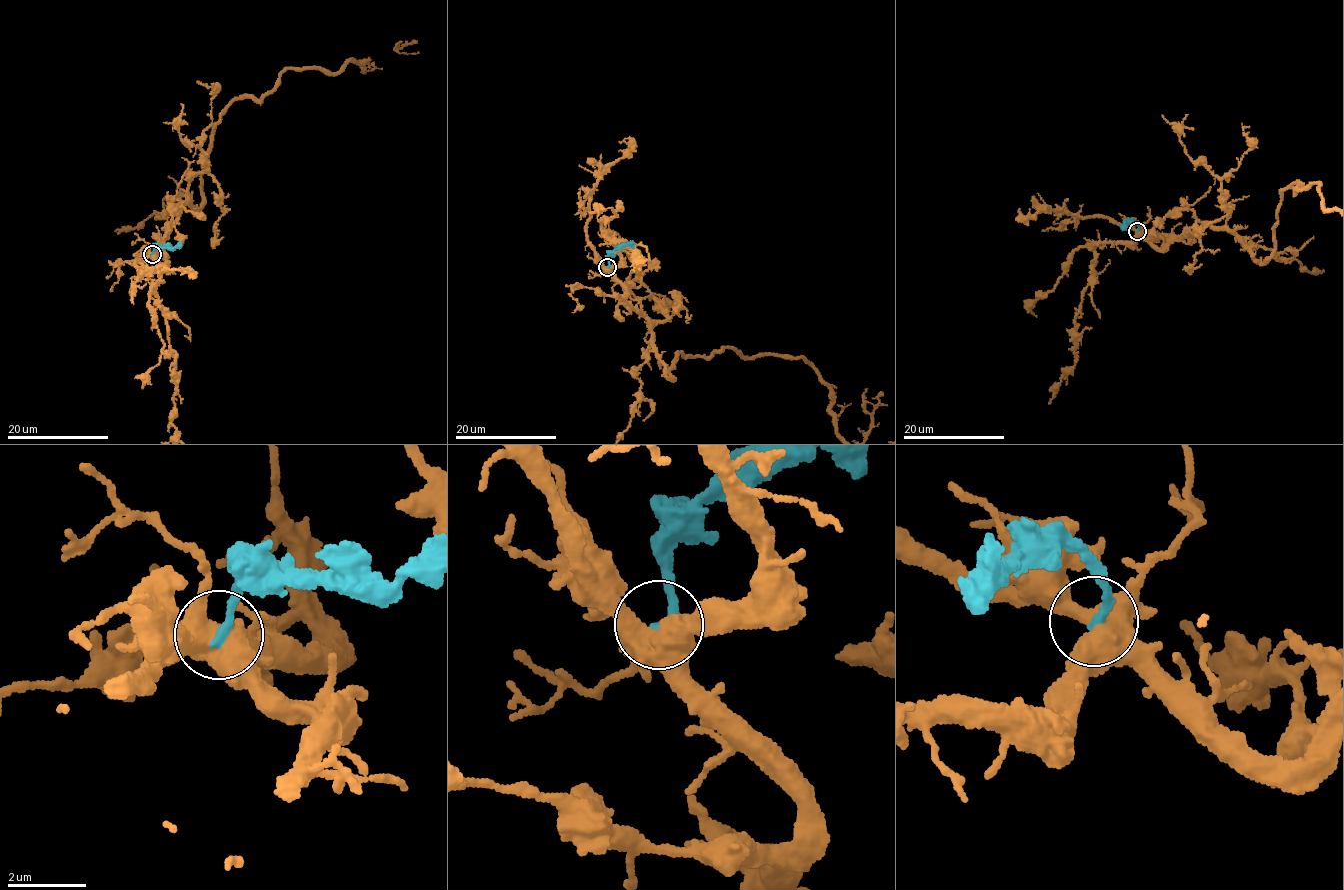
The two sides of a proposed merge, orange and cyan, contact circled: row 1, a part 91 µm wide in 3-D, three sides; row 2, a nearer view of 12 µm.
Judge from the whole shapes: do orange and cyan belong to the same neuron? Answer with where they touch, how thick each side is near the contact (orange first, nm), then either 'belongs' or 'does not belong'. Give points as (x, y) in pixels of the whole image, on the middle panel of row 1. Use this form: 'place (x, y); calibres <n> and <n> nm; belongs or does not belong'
place (607, 267); calibres 550 and 240 nm; does not belong

